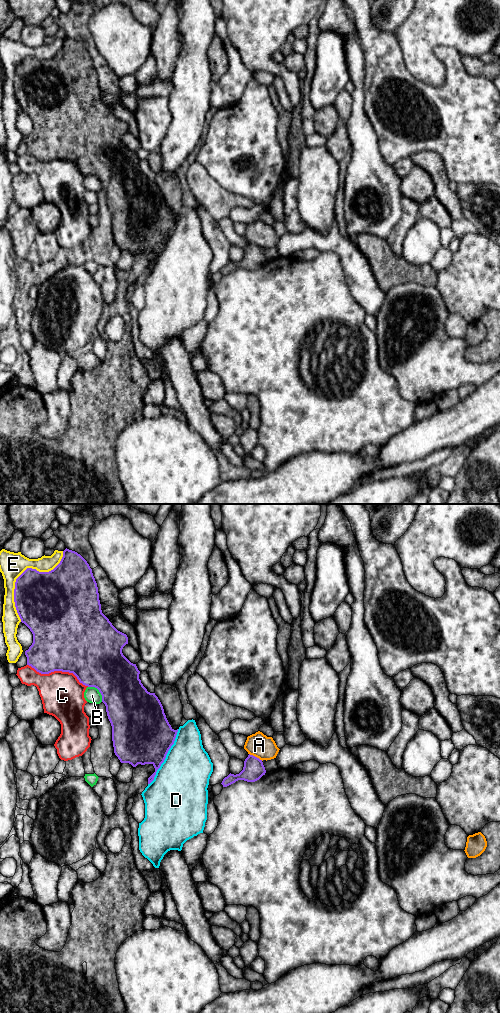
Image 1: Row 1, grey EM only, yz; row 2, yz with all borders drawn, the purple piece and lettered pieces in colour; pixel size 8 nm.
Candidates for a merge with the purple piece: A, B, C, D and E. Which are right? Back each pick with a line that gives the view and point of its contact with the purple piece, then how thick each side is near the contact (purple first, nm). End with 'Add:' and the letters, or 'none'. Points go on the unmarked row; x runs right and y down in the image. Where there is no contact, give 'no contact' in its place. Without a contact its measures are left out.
Add: none

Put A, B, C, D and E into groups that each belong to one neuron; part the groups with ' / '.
A / B / C / D / E

